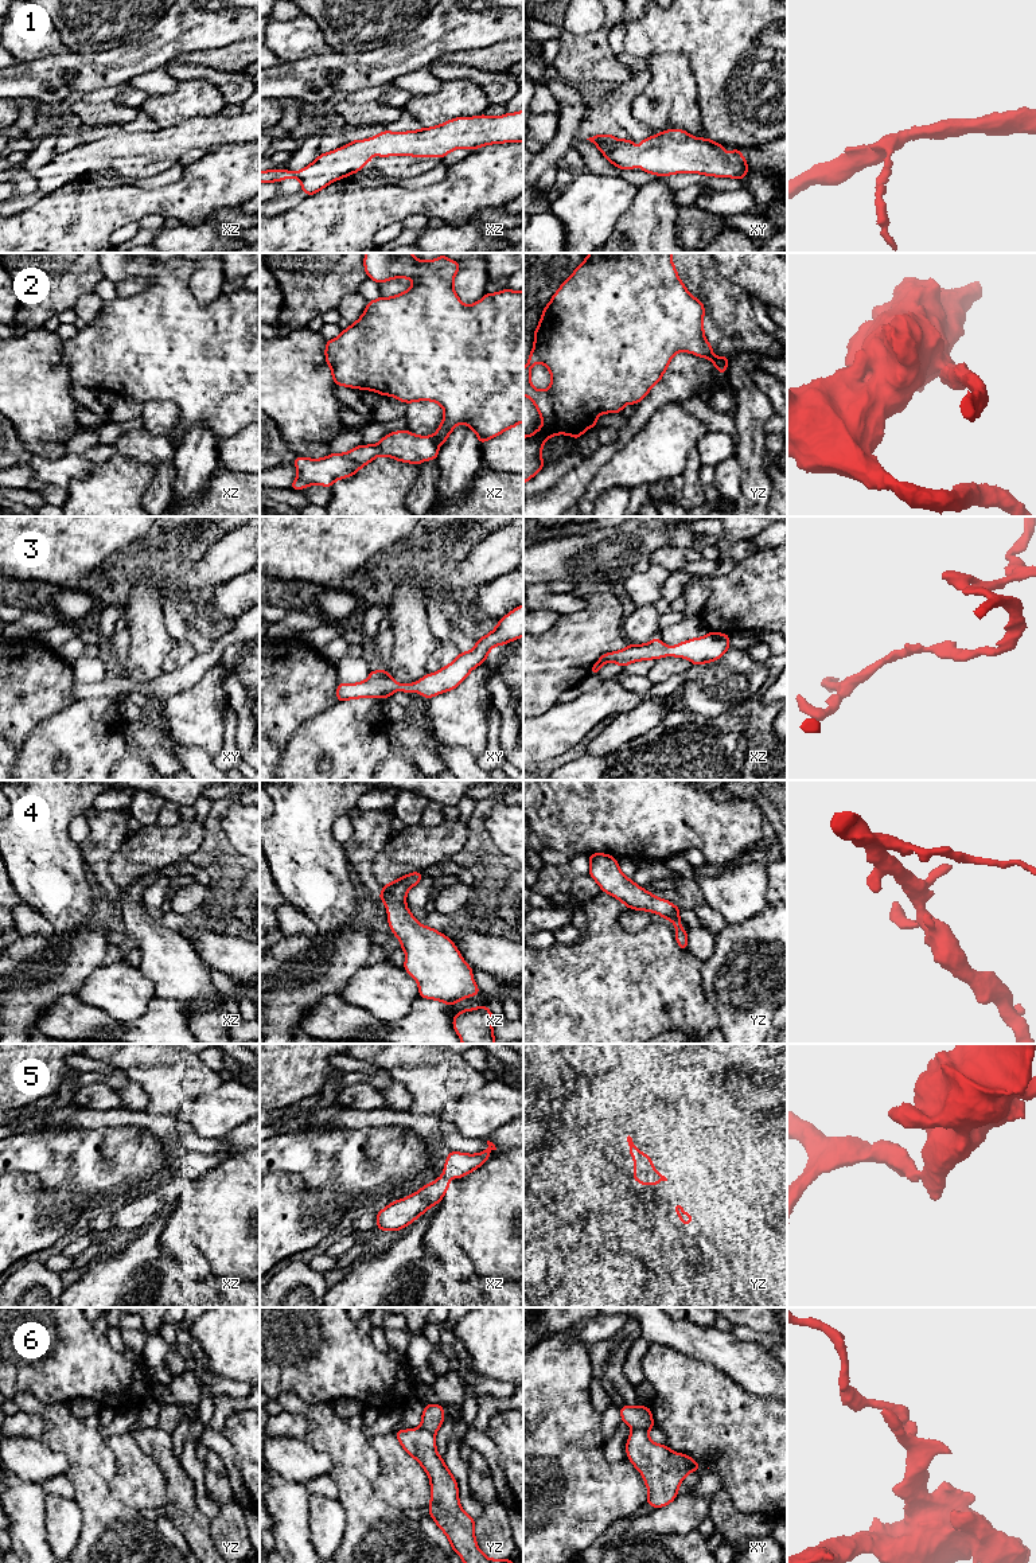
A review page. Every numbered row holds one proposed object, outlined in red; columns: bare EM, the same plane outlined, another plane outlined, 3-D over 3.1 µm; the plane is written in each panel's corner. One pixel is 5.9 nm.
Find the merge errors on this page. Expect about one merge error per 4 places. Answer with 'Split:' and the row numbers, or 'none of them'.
Split: 2, 6

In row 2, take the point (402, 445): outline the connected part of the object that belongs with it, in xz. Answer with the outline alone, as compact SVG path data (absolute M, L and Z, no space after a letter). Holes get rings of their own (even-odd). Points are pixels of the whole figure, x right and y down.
M404 429L386 433L374 445L362 444L346 453L331 453L323 459L296 456L293 464L297 468L297 478L289 488L303 490L312 484L331 487L338 479L355 475L377 456L387 456L402 463L420 465L425 460L437 459L439 447L432 436L417 436Z

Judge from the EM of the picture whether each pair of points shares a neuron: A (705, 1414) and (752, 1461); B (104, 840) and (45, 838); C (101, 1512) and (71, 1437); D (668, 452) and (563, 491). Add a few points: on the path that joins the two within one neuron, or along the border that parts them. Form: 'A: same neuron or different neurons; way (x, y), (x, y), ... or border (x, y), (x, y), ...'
A: same neuron; way (717, 1426), (740, 1449)
B: different neurons; border (80, 845), (85, 865)
C: same neuron; way (92, 1493), (88, 1454)
D: different neurons; border (612, 456), (576, 502)

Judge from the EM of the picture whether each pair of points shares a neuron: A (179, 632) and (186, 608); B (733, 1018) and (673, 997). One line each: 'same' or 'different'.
A: same
B: different

